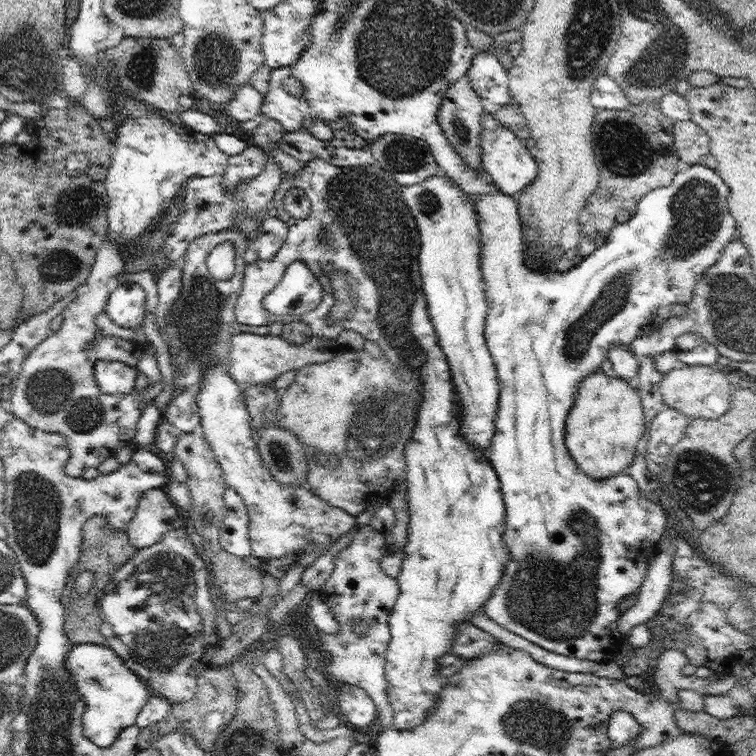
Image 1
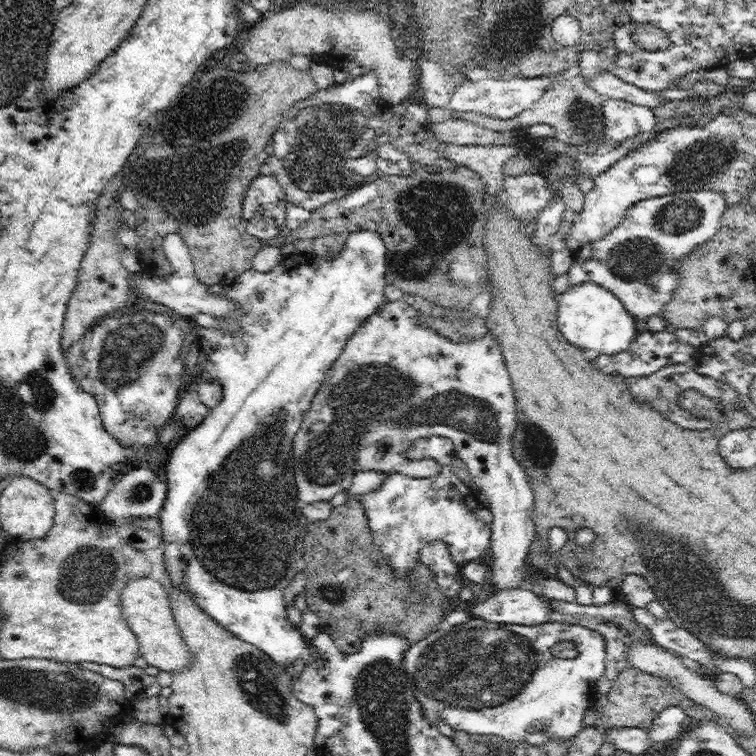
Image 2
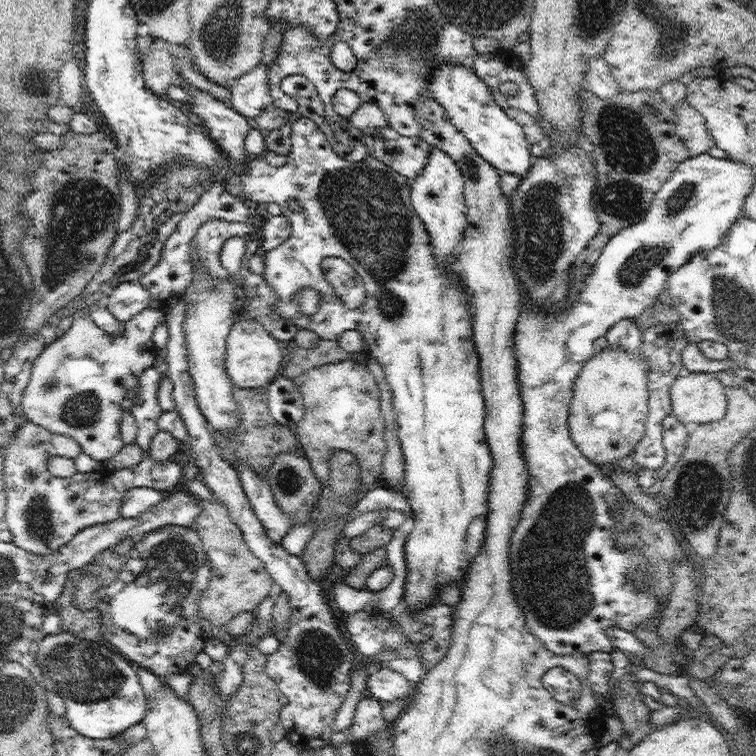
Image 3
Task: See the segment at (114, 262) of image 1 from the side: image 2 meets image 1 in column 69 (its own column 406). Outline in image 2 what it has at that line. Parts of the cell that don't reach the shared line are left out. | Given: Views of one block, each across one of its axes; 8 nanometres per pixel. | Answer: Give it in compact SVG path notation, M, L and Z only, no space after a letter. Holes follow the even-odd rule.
M399 299L396 302L386 301L384 306L376 314L368 316L364 324L360 326L359 330L348 340L344 345L342 354L335 360L332 368L328 370L324 384L320 386L320 390L316 392L316 396L312 400L312 407L309 412L304 416L304 420L300 425L300 430L294 436L294 444L292 444L292 455L294 455L294 478L296 479L296 486L298 489L298 498L301 504L312 504L321 500L332 500L332 497L338 492L349 489L352 484L353 475L357 472L364 472L364 470L379 470L380 472L398 471L404 473L409 477L416 477L419 479L434 478L440 474L441 466L436 459L423 458L412 459L407 458L405 450L410 446L412 441L419 438L428 438L431 436L443 436L449 438L454 445L454 454L458 455L462 461L467 464L467 469L472 475L474 482L486 495L486 500L489 502L489 510L492 513L493 521L491 524L491 544L493 554L493 562L491 564L492 584L496 586L497 590L500 589L513 589L532 585L539 593L544 593L549 599L556 599L567 603L572 603L575 600L574 588L566 585L563 581L555 576L543 576L540 572L535 571L528 564L527 553L531 547L532 542L535 540L535 520L532 514L534 504L534 491L532 490L532 483L528 478L528 473L524 467L518 463L513 453L513 436L516 430L517 411L516 411L516 398L514 397L512 383L507 371L504 357L502 356L501 348L496 339L489 333L484 338L472 340L455 344L450 340L443 338L430 328L425 328L417 324L419 312L412 309L410 305Z

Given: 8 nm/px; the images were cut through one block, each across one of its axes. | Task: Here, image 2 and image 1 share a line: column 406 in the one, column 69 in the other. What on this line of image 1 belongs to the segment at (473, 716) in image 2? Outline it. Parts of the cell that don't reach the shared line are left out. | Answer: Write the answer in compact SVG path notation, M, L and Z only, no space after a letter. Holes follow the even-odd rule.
M75 644L67 652L65 665L85 702L82 724L83 735L99 748L108 748L125 728L136 724L136 719L147 703L150 690L147 684L110 647L102 644Z

